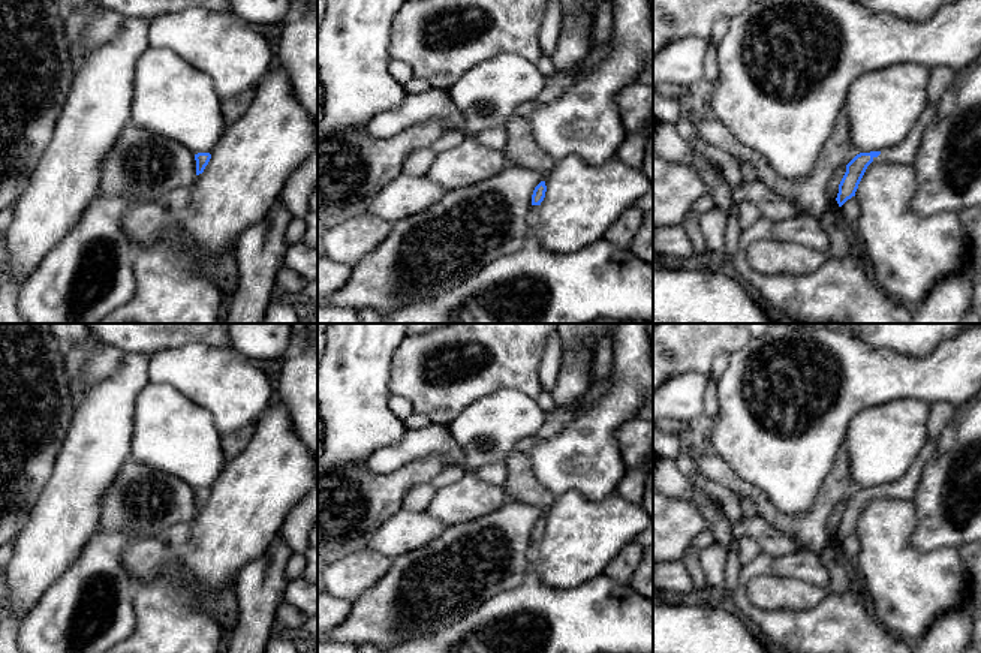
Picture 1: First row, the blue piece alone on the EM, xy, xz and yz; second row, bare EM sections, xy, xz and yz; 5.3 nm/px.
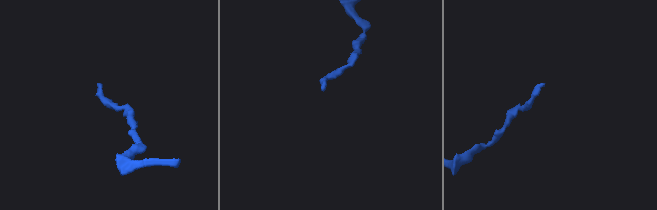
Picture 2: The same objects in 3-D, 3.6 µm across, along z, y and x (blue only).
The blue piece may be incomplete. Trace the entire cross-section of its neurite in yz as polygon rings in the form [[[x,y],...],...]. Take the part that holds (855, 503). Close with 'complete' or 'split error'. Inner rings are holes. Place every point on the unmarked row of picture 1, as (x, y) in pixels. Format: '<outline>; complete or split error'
[[[927,439],[909,470],[896,482],[882,487],[870,487],[857,490],[848,500],[846,508],[839,520],[837,539],[842,542],[848,535],[855,532],[858,520],[867,502],[879,494],[891,499],[909,500],[914,497],[920,482],[924,464],[936,451],[938,439]]]; split error

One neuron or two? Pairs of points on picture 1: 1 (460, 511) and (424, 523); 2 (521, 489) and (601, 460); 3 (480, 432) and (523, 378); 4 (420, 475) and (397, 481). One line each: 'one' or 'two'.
1: two
2: two
3: two
4: one

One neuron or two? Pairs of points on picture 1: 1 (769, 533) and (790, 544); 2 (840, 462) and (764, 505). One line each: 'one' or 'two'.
1: one
2: one

